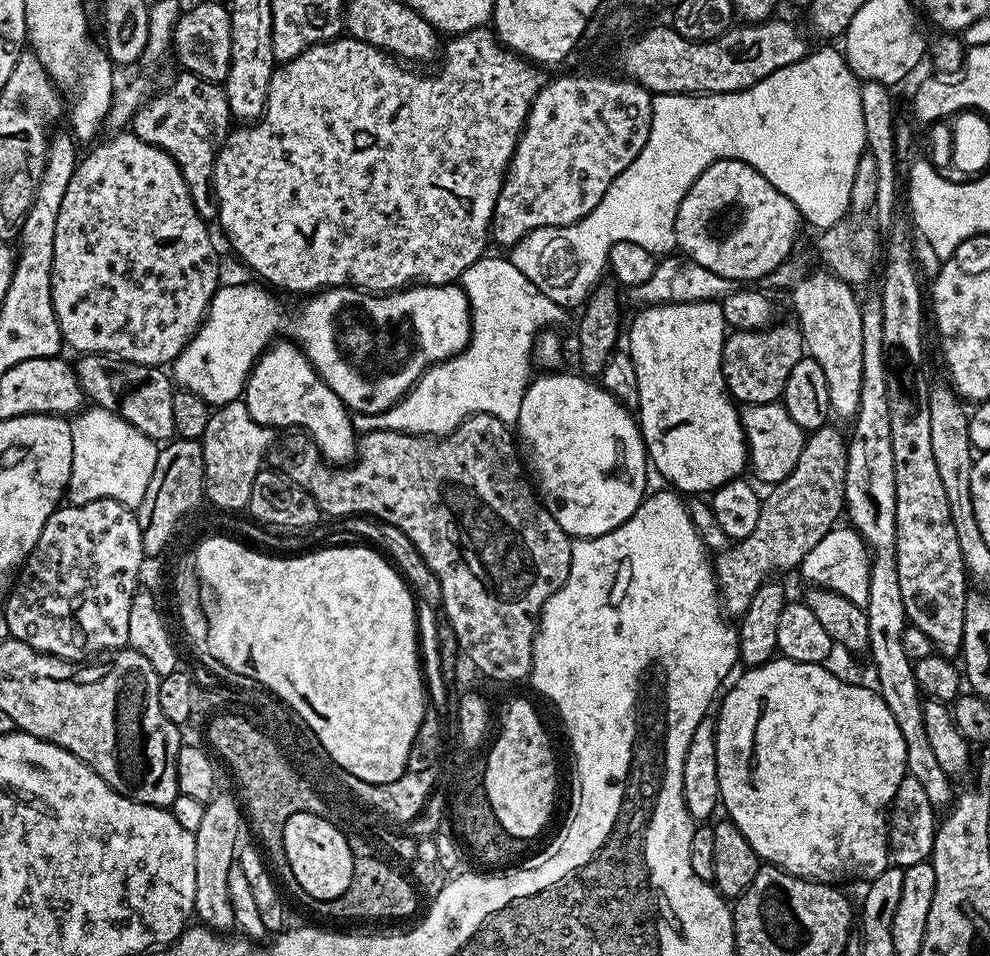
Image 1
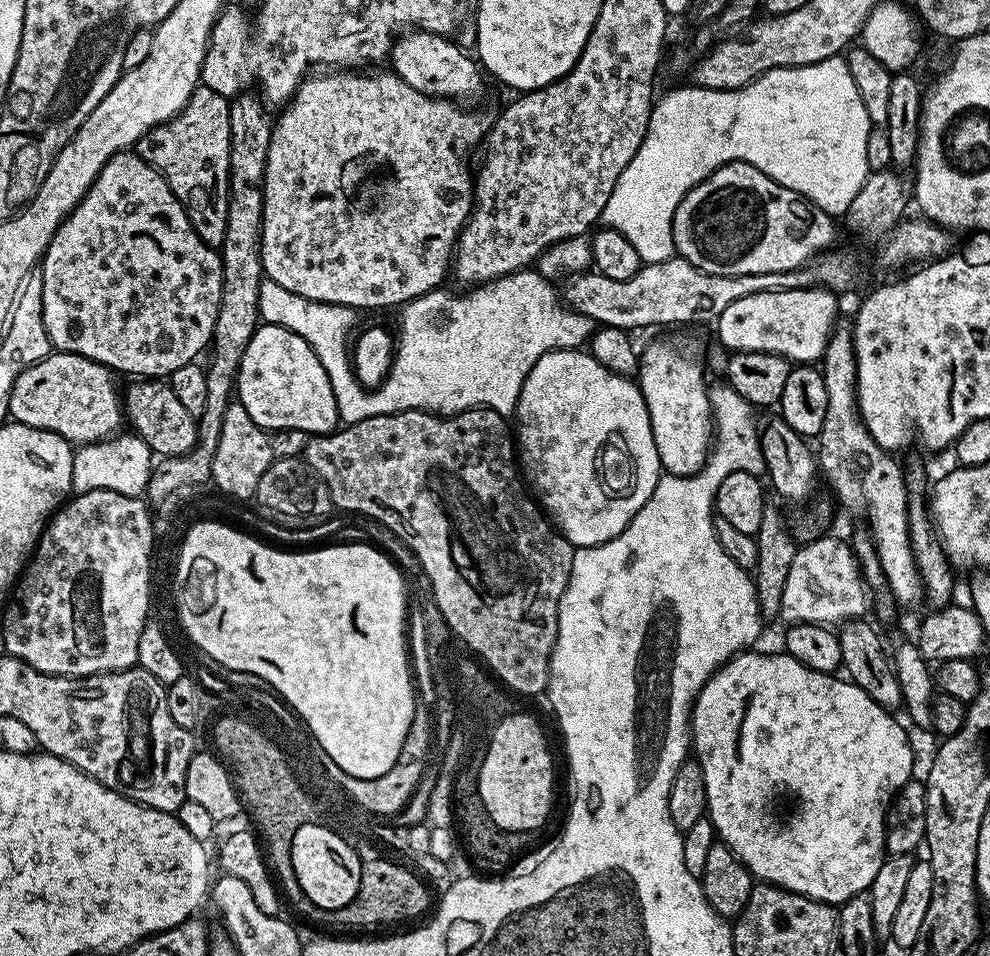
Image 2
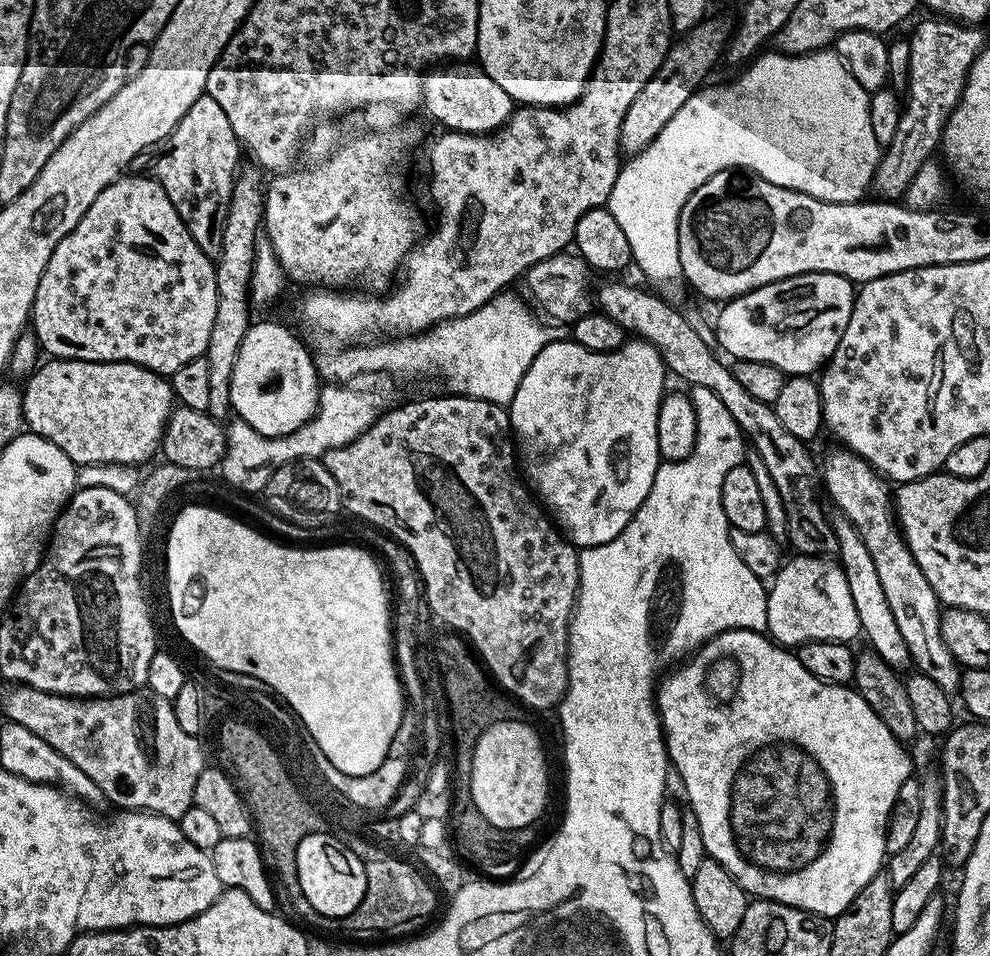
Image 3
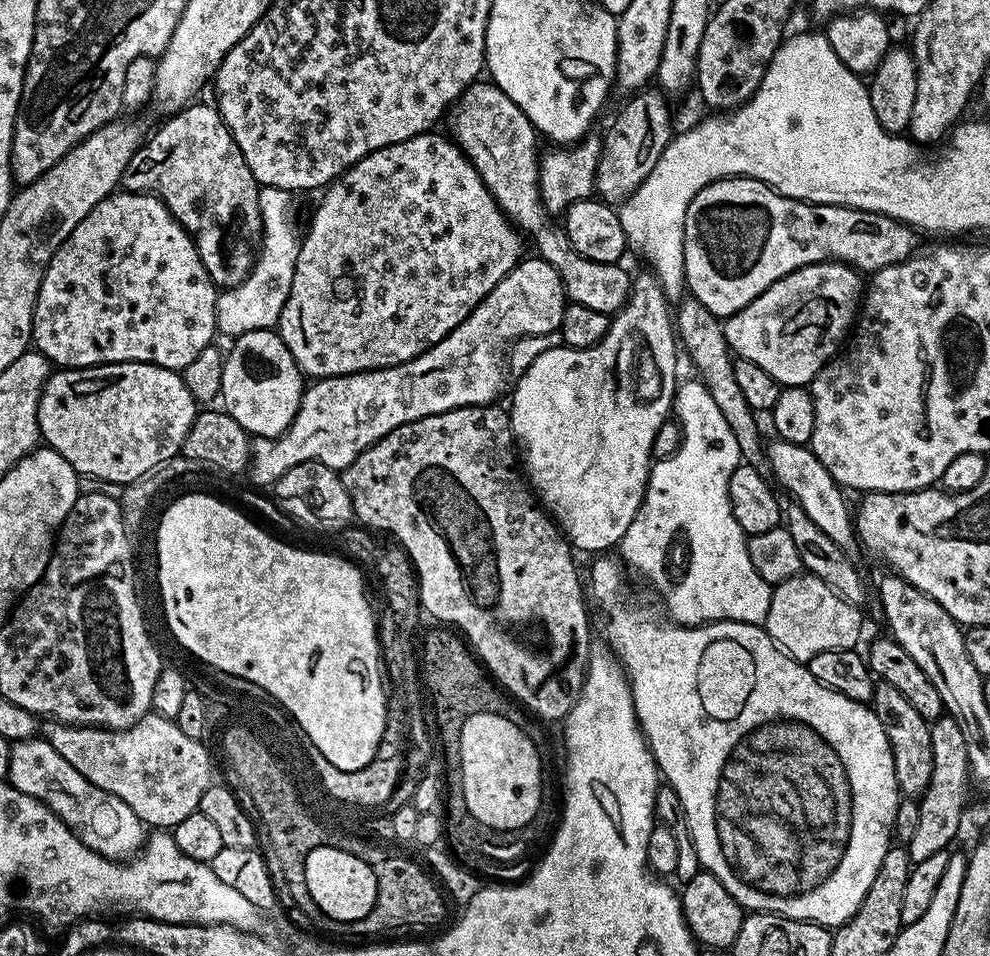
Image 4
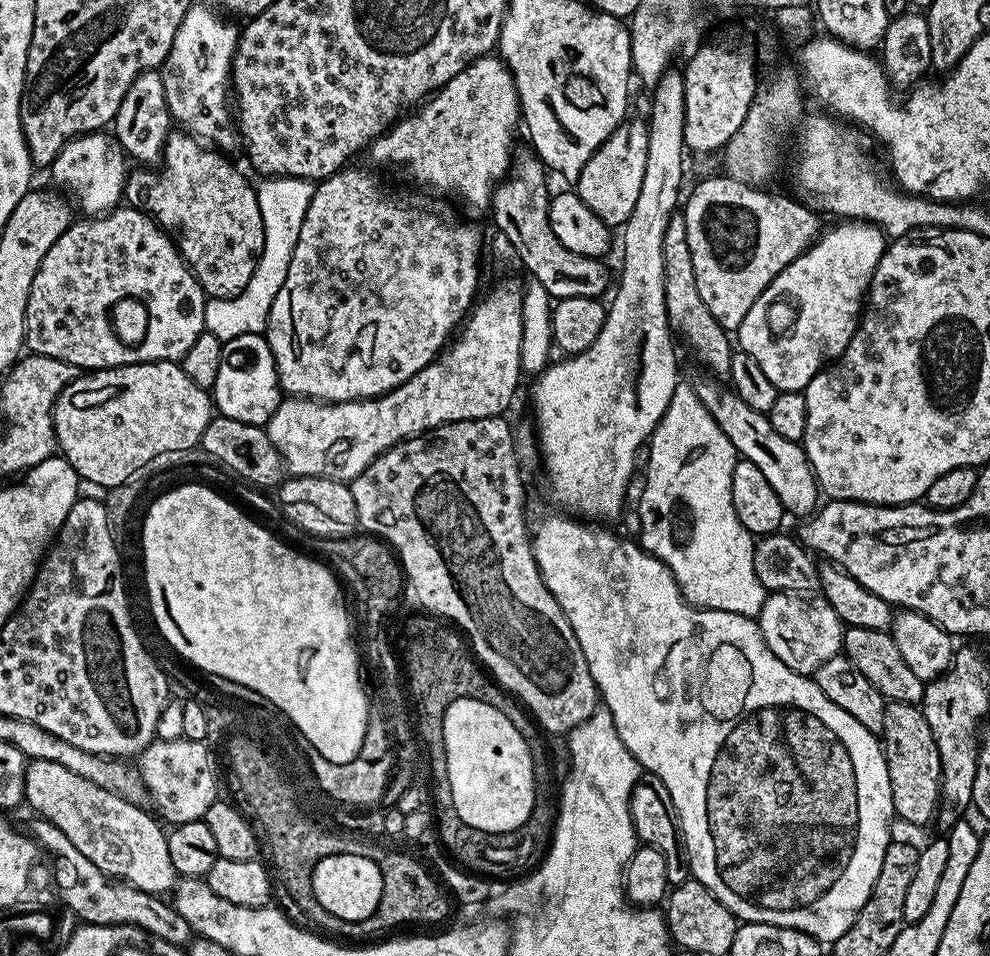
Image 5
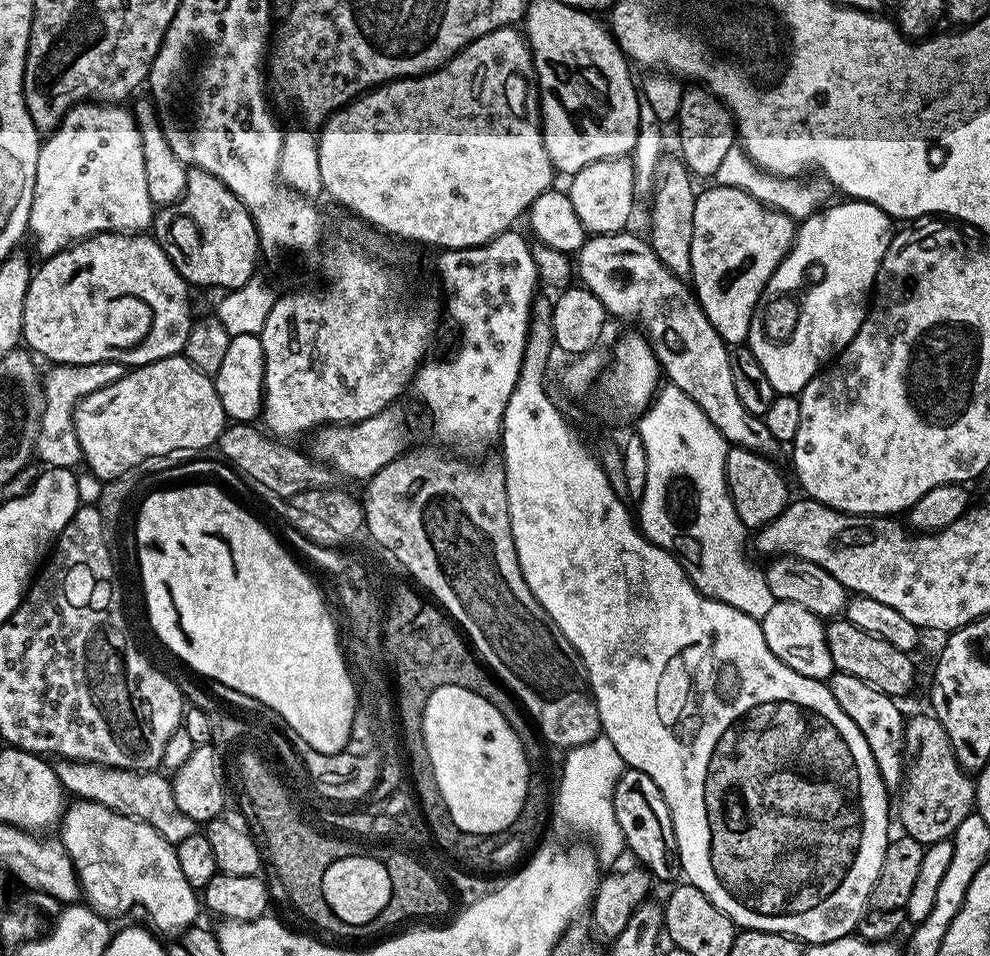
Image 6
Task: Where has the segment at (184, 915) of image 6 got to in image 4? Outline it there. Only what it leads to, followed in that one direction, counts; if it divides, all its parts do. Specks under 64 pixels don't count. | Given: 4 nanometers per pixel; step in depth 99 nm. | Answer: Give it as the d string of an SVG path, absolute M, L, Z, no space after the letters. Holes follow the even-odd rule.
M43 738L17 740L10 747L10 766L8 767L7 783L14 785L22 794L30 794L38 802L45 804L77 838L90 850L102 854L111 860L127 860L136 855L144 846L146 826L114 794L104 792L91 784L50 742Z

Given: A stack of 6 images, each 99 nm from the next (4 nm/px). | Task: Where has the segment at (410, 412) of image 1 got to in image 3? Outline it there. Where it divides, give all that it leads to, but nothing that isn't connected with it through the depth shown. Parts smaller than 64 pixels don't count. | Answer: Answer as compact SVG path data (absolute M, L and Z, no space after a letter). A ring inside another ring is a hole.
M505 290L478 310L459 316L456 320L446 320L442 324L435 324L427 332L403 338L388 338L383 342L364 342L359 346L341 347L336 350L340 352L326 357L324 364L322 360L318 368L319 375L328 382L352 382L357 379L355 376L360 376L363 372L388 371L396 376L441 376L452 387L449 389L453 393L473 396L495 404L511 405L530 362L538 358L541 350L553 339L554 333L523 299L520 301L518 297L511 296L510 293L511 291Z

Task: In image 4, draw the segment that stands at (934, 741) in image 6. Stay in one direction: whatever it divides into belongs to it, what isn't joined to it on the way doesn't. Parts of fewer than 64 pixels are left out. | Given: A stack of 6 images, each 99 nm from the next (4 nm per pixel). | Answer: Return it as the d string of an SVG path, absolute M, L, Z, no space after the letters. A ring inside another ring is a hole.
M883 682L877 683L875 687L873 687L870 707L873 714L878 718L878 722L882 722L882 730L886 730L886 738L892 747L894 770L896 771L896 787L900 789L905 797L919 797L921 793L923 793L924 787L928 785L930 770L932 769L929 721L924 720L922 714L918 714L918 710L914 710L914 706L910 706L910 702L906 702L906 697L904 697L900 691L894 690L894 686Z

